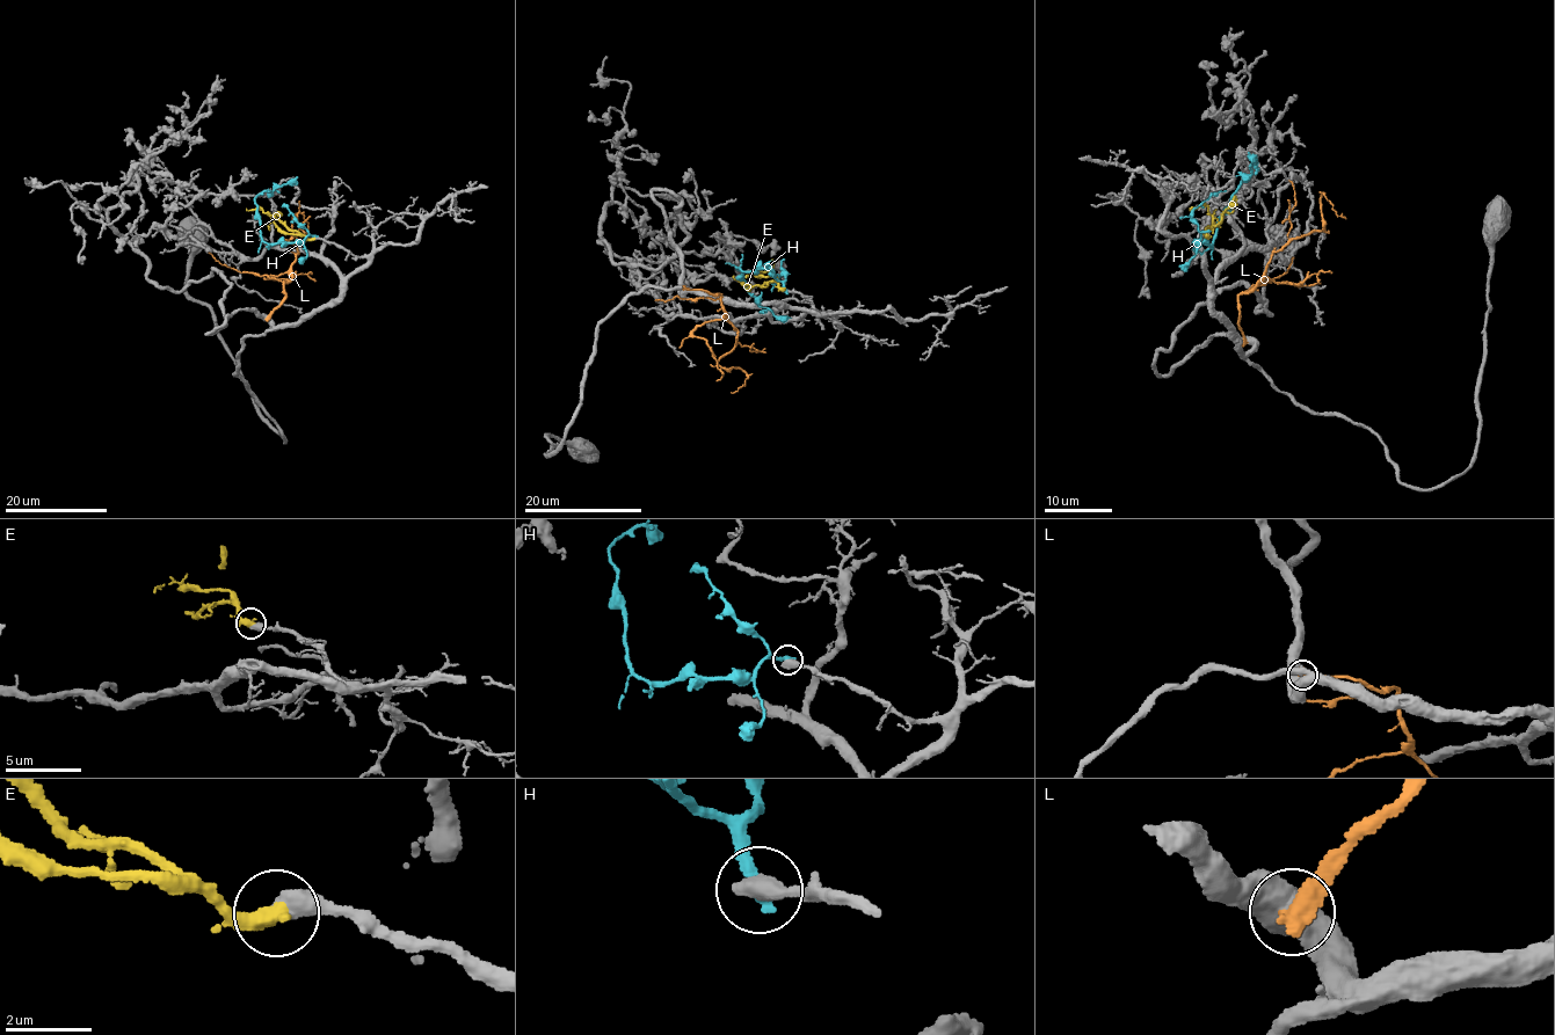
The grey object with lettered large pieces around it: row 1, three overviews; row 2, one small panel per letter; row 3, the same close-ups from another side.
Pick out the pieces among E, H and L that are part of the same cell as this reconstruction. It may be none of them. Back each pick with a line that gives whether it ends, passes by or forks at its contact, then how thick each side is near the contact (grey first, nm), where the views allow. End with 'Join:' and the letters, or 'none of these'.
E: it ends | 500/440 nm
Join: E

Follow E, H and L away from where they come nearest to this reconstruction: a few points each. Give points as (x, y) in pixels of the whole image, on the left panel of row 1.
E: (313, 239), (290, 232), (262, 209), (246, 209)
H: (315, 237), (270, 243), (262, 238), (256, 196), (297, 176)
L: (267, 318), (291, 278), (298, 255), (284, 240), (299, 212), (307, 226), (304, 233)

